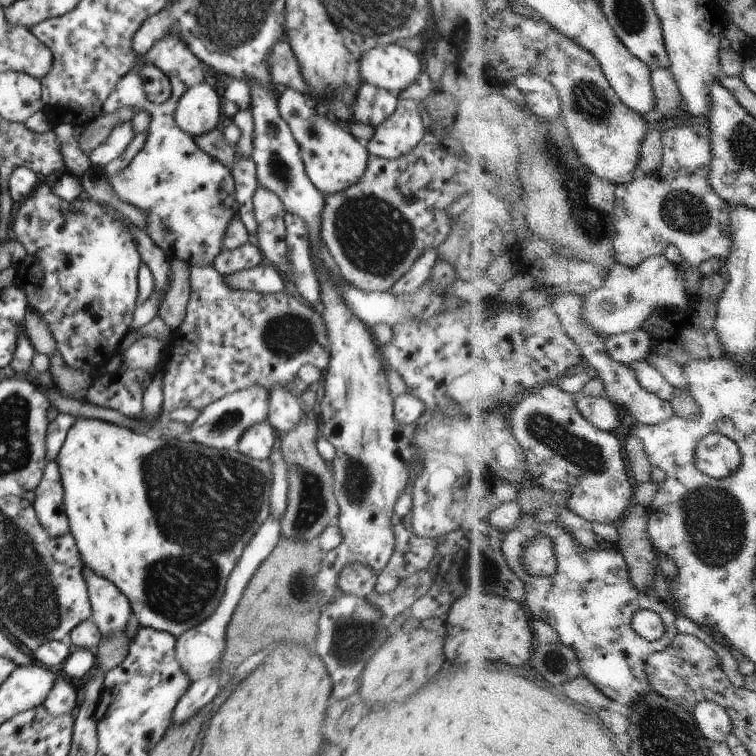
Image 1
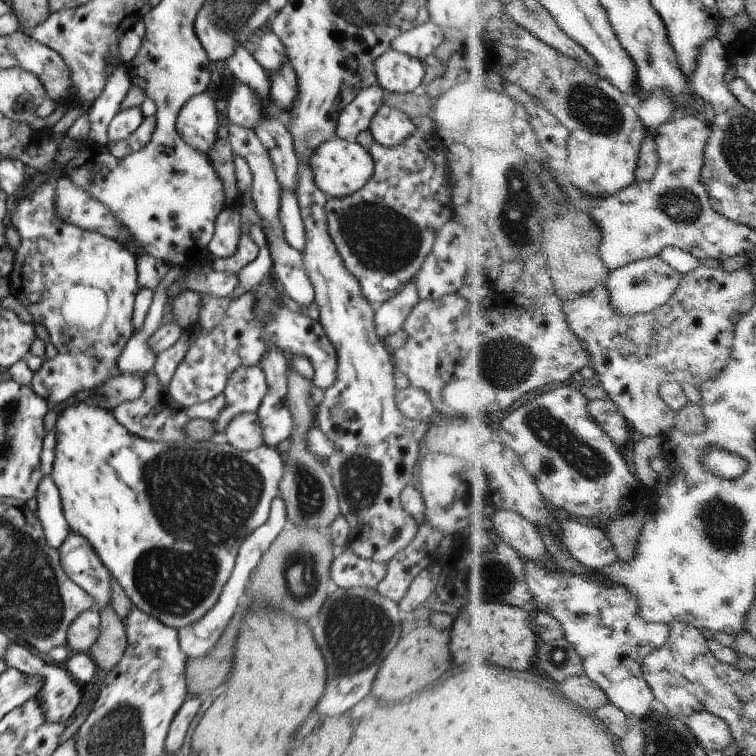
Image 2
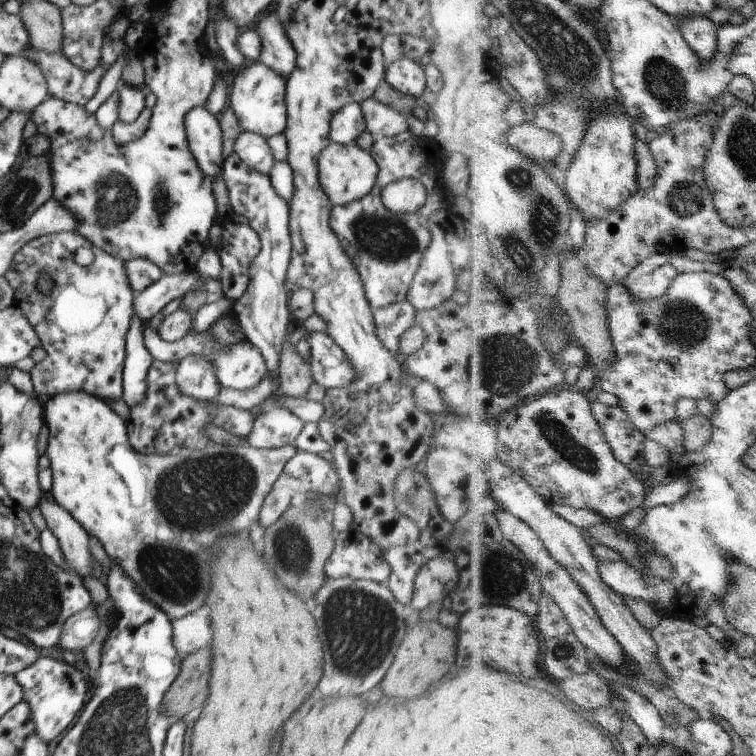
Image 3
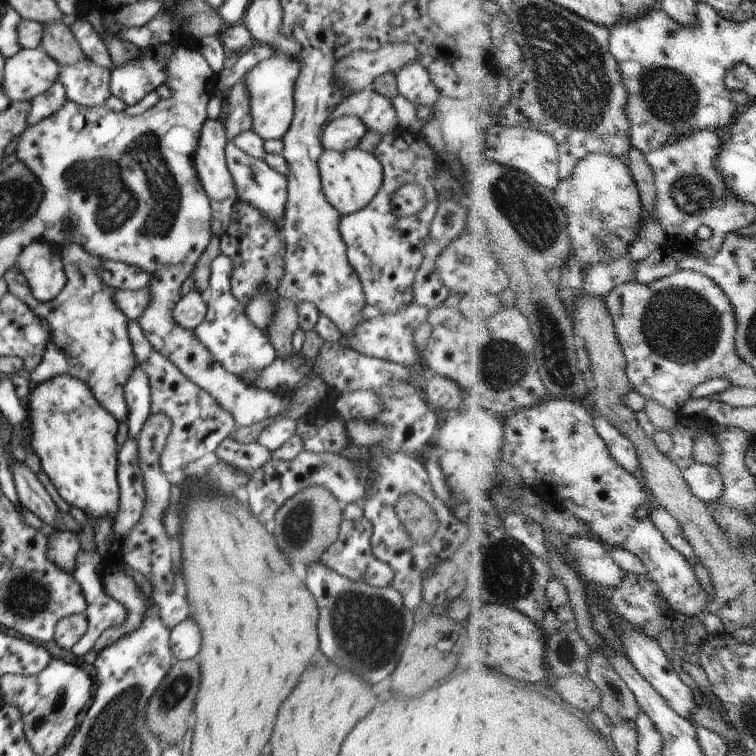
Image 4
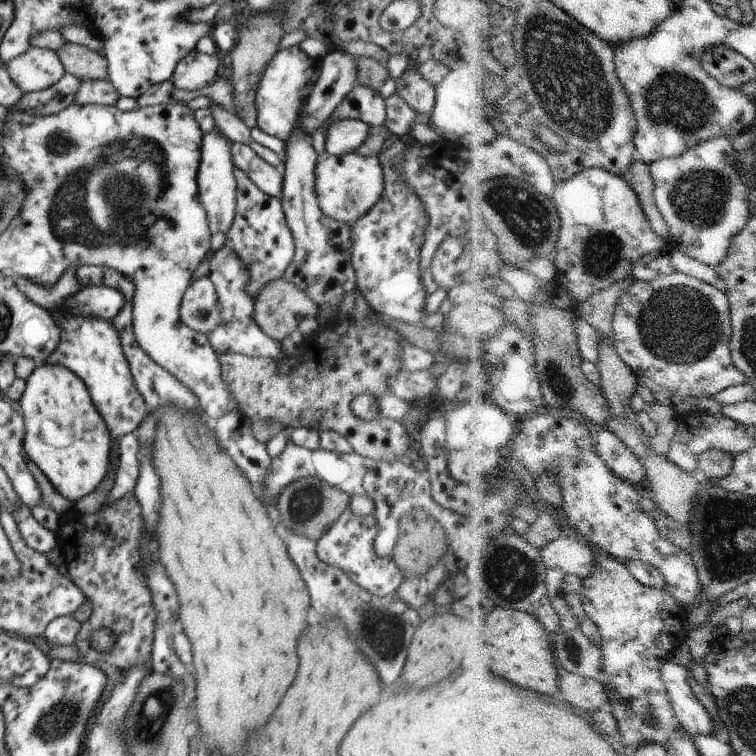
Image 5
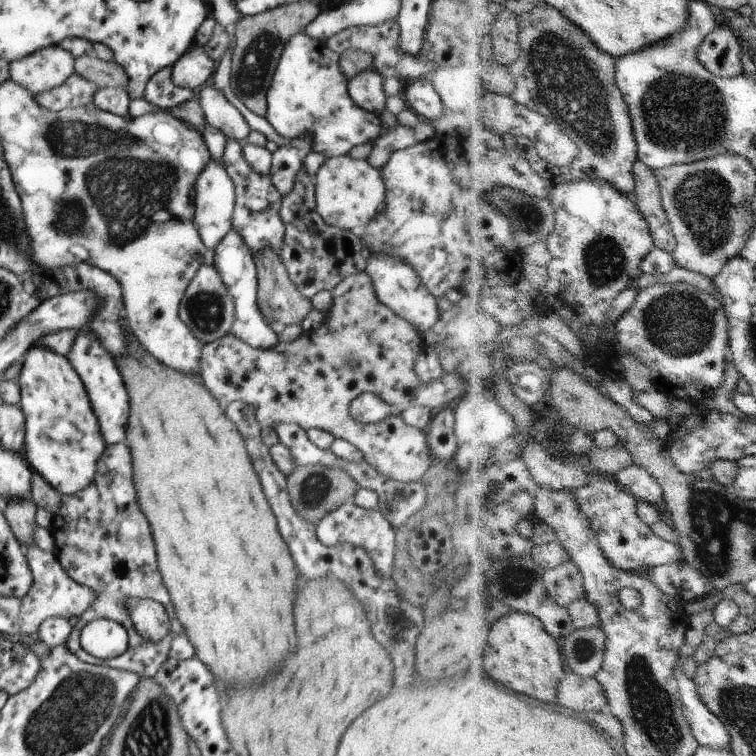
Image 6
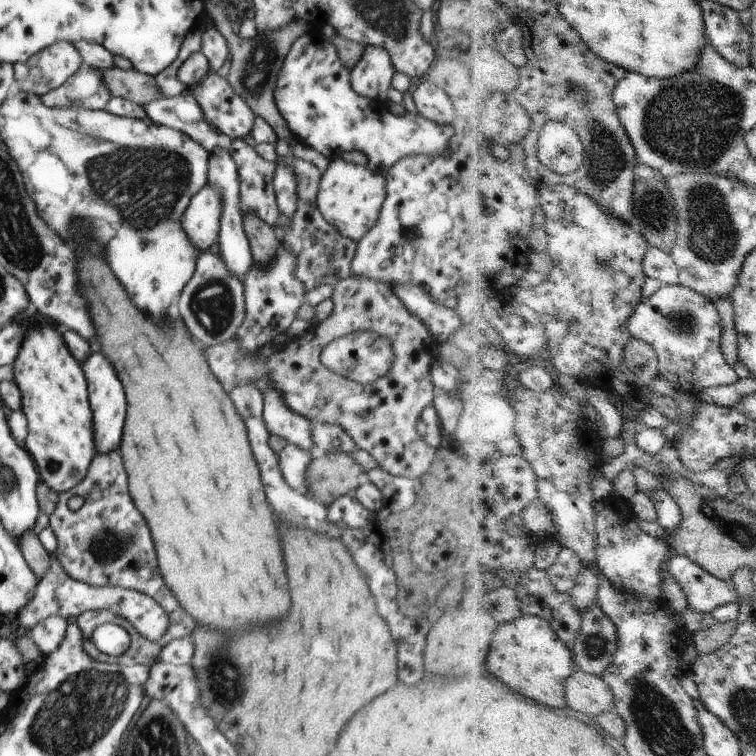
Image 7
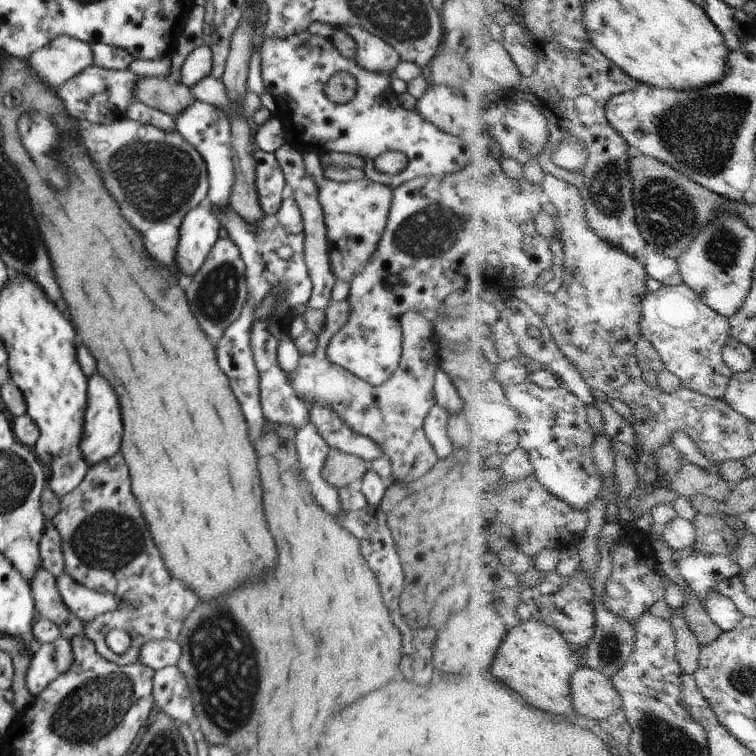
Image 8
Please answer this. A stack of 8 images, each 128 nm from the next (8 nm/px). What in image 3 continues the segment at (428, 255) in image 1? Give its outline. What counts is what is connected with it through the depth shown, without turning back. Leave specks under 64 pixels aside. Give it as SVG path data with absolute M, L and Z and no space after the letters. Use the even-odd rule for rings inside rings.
M406 299L390 306L378 307L373 314L374 332L392 356L399 359L403 357L399 349L400 337L416 324L416 311L415 306Z

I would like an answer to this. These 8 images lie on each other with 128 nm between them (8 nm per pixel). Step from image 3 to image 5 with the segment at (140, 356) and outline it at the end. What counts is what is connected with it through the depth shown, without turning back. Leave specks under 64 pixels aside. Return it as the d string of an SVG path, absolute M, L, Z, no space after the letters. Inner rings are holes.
M126 434L120 438L120 466L118 466L118 474L116 474L116 480L114 480L114 486L108 494L105 502L112 504L116 502L116 496L126 496L134 490L136 486L136 478L140 474L140 462L138 462L138 456L140 456L140 448L138 448L138 440L136 440L136 434Z

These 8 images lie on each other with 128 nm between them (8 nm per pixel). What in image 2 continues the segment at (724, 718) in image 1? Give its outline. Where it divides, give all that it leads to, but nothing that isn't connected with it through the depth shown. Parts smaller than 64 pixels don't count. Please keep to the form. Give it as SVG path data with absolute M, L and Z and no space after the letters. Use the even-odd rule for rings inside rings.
M696 712L687 723L709 755L722 752L735 741L731 724L713 712Z

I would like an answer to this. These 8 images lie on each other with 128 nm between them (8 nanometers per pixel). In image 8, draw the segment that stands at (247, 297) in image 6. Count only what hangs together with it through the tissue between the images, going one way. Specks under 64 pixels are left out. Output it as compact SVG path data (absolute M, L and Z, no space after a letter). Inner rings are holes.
M192 102L180 116L174 118L174 126L186 142L190 142L202 155L207 166L208 194L206 202L214 208L229 208L230 192L234 186L234 163L232 160L231 122L222 108L206 102Z

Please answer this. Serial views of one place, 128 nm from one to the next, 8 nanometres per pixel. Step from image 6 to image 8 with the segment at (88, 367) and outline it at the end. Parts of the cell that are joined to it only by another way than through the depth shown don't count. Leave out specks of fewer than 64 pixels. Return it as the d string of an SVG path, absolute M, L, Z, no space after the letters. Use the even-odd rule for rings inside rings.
M94 374L88 380L88 410L86 410L86 420L84 420L83 426L80 452L88 466L100 464L100 460L110 458L120 450L120 438L122 438L120 402L118 402L118 396L116 396L116 390L112 388L112 384L100 374Z

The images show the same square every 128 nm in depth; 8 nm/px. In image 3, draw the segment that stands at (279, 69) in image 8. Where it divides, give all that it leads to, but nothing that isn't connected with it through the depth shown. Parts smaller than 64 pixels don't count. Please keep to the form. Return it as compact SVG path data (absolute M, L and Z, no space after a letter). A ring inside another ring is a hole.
M260 60L248 61L242 70L238 70L234 79L229 106L238 118L244 131L258 133L265 139L282 134L286 128L286 81L276 70L268 68ZM347 104L332 117L328 136L332 144L356 144L356 140L366 129L360 105Z

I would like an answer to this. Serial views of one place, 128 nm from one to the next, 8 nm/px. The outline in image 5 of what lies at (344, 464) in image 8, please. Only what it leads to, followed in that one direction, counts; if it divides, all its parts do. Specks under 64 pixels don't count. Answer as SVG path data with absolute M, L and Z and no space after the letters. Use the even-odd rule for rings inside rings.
M311 475L306 478L298 478L296 482L288 484L280 492L276 506L280 512L280 524L284 528L288 528L294 534L302 534L306 538L317 541L338 520L338 516L344 513L346 508L349 508L350 502L351 497L346 492Z

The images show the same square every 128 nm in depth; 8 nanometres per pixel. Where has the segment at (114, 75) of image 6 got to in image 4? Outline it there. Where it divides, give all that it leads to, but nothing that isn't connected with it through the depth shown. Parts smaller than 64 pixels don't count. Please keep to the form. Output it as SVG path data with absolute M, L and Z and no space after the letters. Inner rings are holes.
M50 22L43 26L44 38L39 48L42 48L50 58L56 60L61 66L90 62L90 58L82 52L68 23Z

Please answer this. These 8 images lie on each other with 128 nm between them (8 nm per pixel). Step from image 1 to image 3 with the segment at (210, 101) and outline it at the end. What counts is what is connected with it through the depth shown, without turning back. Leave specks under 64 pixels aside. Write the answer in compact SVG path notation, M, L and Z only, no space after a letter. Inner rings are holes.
M204 106L192 108L184 116L188 146L202 170L208 178L221 176L223 165L223 136L216 116Z

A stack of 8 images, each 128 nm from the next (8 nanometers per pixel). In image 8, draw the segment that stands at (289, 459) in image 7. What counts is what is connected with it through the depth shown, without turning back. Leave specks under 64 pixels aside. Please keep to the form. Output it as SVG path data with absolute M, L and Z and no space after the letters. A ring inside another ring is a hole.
M308 420L308 424L304 424L296 433L298 462L312 488L312 498L316 500L316 504L320 504L328 514L338 514L342 510L339 490L328 484L322 476L322 468L328 460L331 448L314 426L316 424Z

